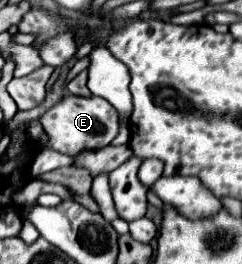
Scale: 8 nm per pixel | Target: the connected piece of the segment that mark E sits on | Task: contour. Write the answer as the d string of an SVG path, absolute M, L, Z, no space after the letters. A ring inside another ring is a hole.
M65 94L51 110L41 116L41 126L49 136L49 148L61 154L79 154L81 150L97 150L107 146L119 132L117 110L101 96L75 96Z

